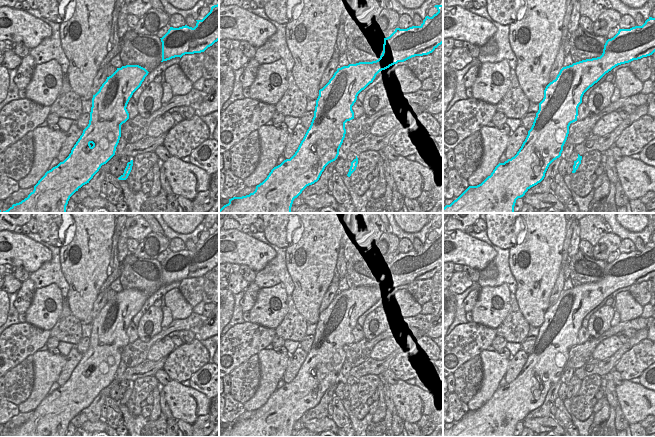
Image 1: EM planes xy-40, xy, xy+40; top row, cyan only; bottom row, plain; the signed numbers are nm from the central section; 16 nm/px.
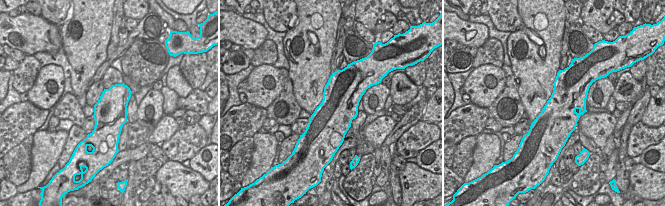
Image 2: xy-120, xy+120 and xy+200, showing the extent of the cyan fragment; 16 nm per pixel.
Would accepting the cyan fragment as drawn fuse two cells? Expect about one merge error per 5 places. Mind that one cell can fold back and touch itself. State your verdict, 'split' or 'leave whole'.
leave whole

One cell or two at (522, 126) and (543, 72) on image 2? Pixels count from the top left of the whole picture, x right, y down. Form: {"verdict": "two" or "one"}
{"verdict": "two"}

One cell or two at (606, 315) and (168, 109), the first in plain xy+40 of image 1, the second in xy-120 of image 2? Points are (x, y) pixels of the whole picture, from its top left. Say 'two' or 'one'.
two

